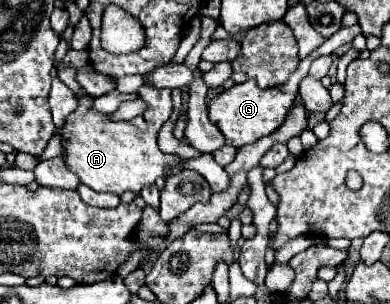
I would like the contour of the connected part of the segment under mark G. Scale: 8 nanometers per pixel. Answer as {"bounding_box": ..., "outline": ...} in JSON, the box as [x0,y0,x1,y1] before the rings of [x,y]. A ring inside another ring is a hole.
{"bounding_box":[209,24,361,148],"outline":[[[359,24],[355,26],[349,26],[349,28],[343,28],[339,30],[335,36],[331,36],[323,46],[319,46],[307,60],[301,62],[301,66],[289,76],[289,80],[281,86],[273,86],[273,88],[259,88],[255,80],[247,80],[243,84],[235,84],[231,90],[225,90],[221,92],[215,100],[211,100],[209,104],[209,118],[213,124],[217,124],[217,128],[223,132],[225,140],[229,146],[235,146],[235,148],[241,148],[241,146],[247,146],[247,144],[253,144],[257,142],[259,138],[263,136],[269,136],[271,132],[275,132],[287,118],[287,114],[291,112],[293,104],[295,104],[295,98],[297,98],[297,84],[299,80],[307,74],[309,70],[309,62],[315,58],[315,56],[321,56],[321,54],[331,54],[335,52],[339,46],[343,44],[351,44],[351,40],[361,34],[361,28]]]}

